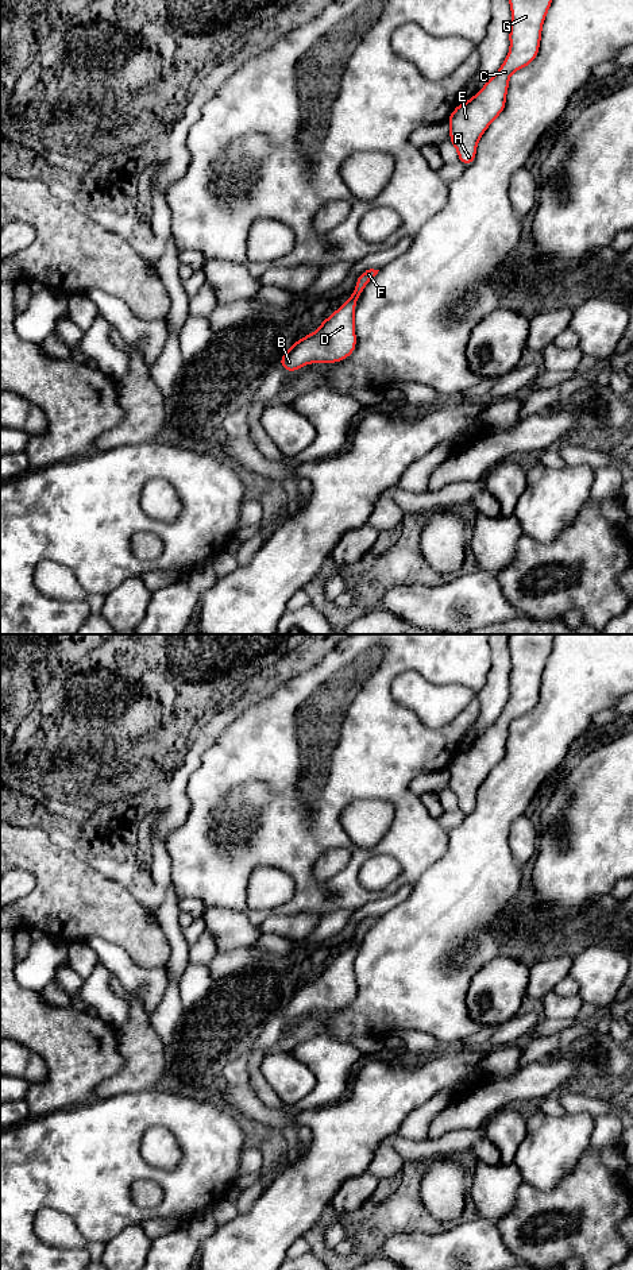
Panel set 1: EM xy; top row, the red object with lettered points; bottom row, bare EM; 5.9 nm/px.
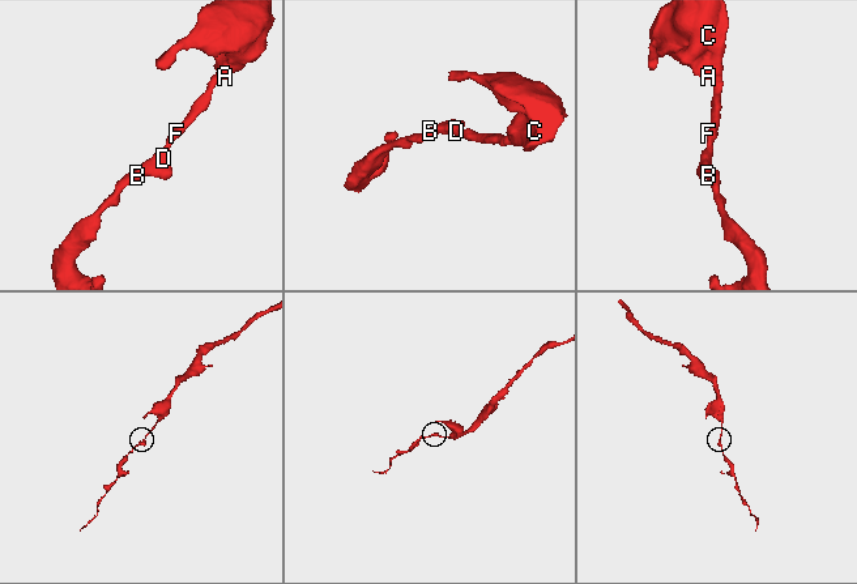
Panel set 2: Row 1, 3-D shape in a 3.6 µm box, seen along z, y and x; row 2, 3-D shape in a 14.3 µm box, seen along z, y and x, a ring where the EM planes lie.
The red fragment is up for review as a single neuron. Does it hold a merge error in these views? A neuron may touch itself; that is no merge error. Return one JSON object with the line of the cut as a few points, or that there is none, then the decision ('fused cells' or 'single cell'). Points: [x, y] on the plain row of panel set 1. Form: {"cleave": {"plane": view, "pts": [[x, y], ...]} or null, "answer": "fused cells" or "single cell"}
{"cleave": null, "answer": "single cell"}

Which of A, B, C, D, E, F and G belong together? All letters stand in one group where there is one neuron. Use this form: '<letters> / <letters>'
A B C D E F G

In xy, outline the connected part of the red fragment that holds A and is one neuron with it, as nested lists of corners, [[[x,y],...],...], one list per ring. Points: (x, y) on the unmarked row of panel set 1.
[[[509,634],[510,698],[483,736],[467,750],[460,750],[447,767],[449,791],[456,795],[458,808],[463,812],[474,811],[482,783],[505,757],[510,723],[536,707],[553,638],[555,634]]]

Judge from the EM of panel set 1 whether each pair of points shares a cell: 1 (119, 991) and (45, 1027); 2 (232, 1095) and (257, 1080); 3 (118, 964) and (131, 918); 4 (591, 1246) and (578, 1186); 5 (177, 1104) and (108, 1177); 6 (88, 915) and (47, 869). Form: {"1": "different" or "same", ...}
{"1": "different", "2": "different", "3": "different", "4": "same", "5": "same", "6": "same"}

